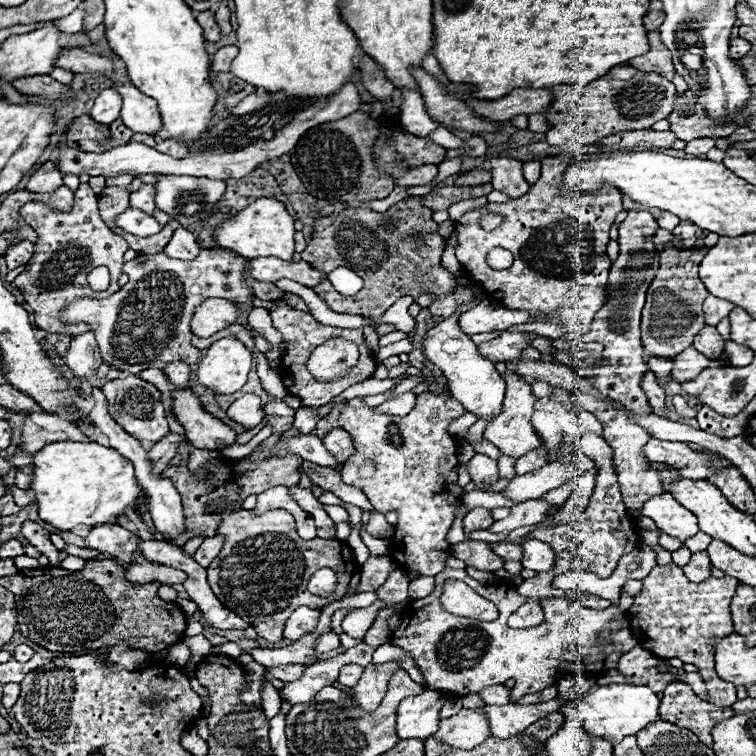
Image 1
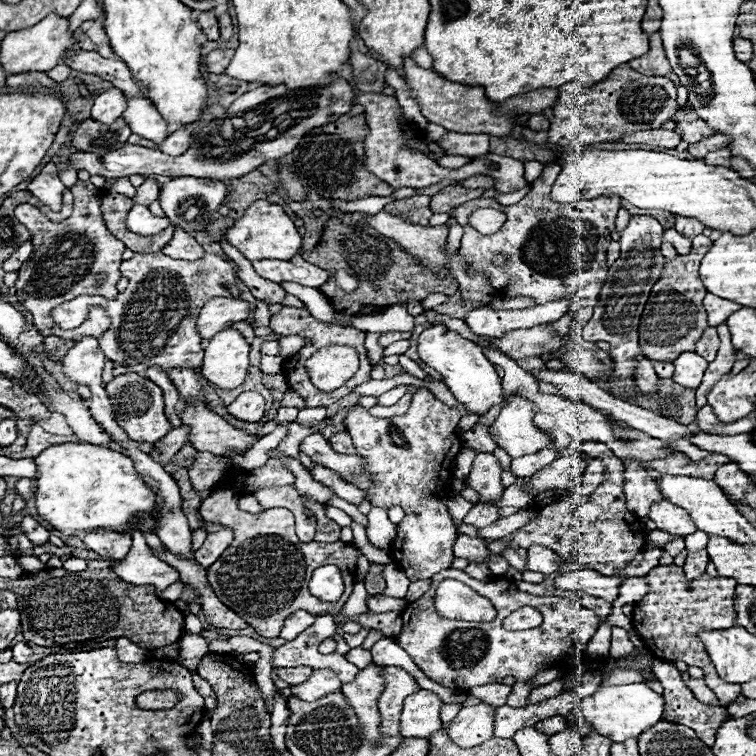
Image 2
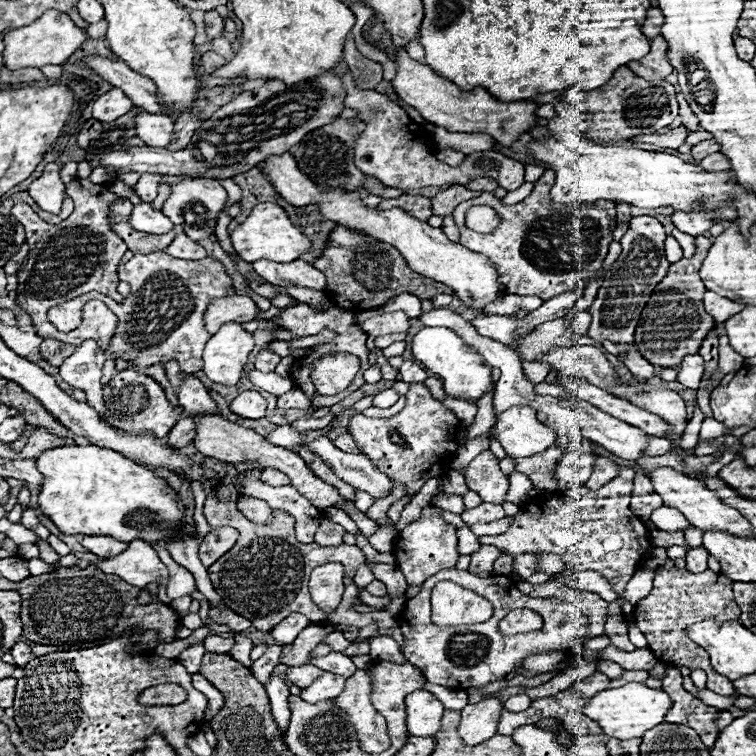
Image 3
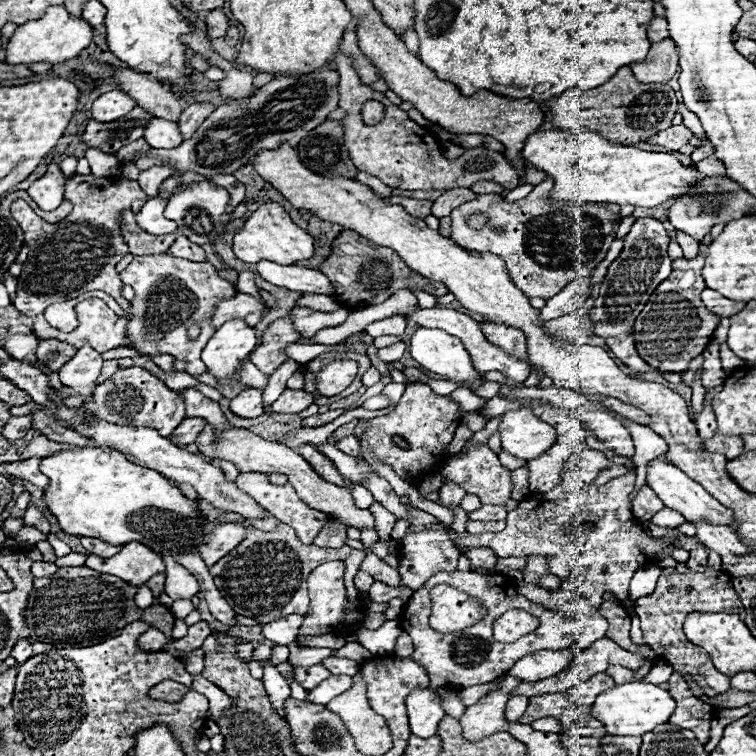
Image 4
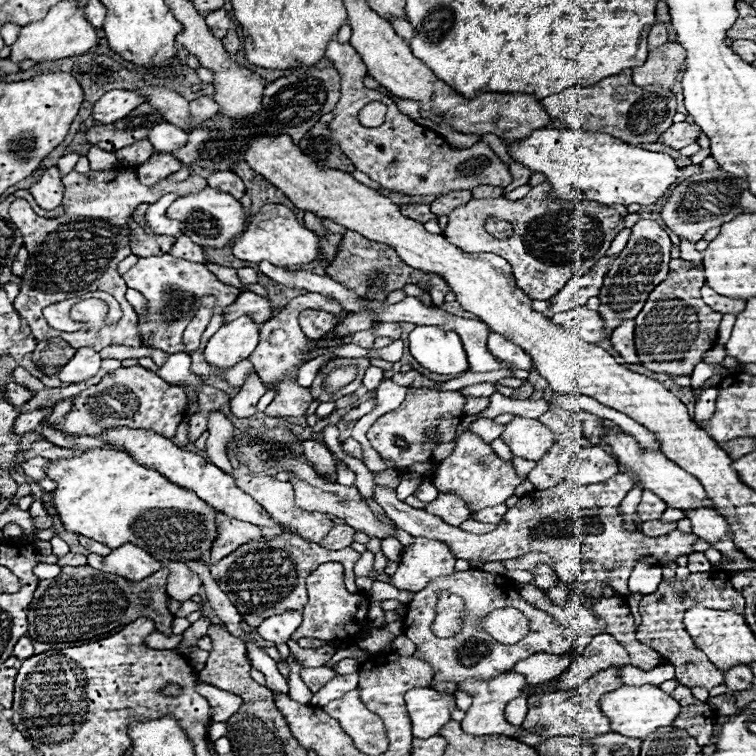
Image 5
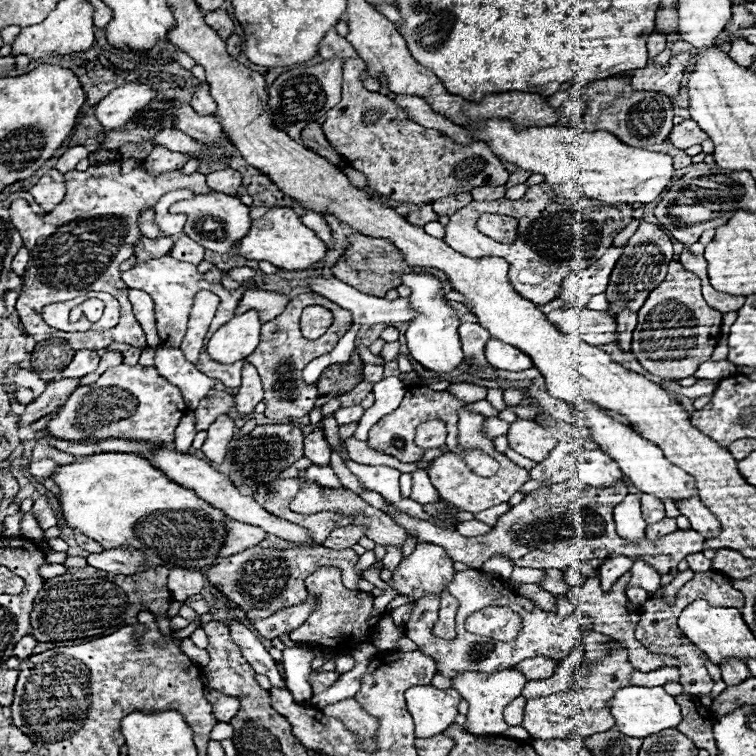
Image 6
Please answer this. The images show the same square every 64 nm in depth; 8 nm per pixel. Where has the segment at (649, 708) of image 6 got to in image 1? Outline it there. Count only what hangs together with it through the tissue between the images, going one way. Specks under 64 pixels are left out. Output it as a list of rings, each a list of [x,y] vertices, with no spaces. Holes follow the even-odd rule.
[[[634,684],[598,686],[576,704],[578,716],[582,720],[582,728],[586,730],[586,734],[592,738],[606,738],[612,744],[618,744],[622,742],[624,736],[634,736],[650,722],[656,722],[658,706],[660,706],[660,700],[648,686],[634,686]]]

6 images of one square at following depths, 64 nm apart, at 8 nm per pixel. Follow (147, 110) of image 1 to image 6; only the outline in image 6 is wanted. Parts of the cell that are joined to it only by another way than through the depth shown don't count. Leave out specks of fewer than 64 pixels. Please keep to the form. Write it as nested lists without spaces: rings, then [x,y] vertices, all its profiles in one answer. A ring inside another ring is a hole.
[[[160,130],[154,140],[156,146],[166,146],[168,150],[182,150],[184,154],[188,152],[208,152],[208,148],[204,144],[198,144],[196,140],[192,140],[188,134],[182,134],[180,130]]]

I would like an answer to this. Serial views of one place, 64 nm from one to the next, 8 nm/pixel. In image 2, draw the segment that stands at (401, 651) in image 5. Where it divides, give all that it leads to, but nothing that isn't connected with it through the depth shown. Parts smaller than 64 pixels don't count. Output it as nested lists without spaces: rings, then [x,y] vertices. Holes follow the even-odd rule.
[[[216,490],[200,506],[204,520],[220,522],[234,532],[234,542],[230,542],[230,548],[226,548],[218,562],[208,568],[208,582],[214,588],[214,594],[264,638],[278,638],[284,620],[300,608],[308,610],[314,616],[326,614],[328,610],[332,616],[338,616],[340,608],[352,592],[358,550],[342,540],[332,544],[316,540],[310,544],[300,542],[294,534],[294,516],[290,510],[270,508],[260,514],[248,514],[238,508],[238,498],[240,496],[234,490]],[[326,564],[342,566],[344,594],[334,604],[318,602],[318,598],[314,598],[306,586],[306,582],[310,582],[310,574],[318,566]],[[384,612],[380,614],[364,614],[364,626],[378,628],[387,637],[396,638],[401,631],[403,620],[400,612]]]

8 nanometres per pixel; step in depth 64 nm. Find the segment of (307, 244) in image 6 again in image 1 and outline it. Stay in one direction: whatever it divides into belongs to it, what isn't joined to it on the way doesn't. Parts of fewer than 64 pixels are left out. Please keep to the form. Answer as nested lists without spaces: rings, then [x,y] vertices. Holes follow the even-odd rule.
[[[258,198],[242,212],[232,216],[230,220],[216,226],[212,238],[220,248],[234,250],[236,254],[252,260],[258,256],[276,256],[282,260],[290,260],[294,254],[294,218],[288,214],[286,206],[276,198]]]

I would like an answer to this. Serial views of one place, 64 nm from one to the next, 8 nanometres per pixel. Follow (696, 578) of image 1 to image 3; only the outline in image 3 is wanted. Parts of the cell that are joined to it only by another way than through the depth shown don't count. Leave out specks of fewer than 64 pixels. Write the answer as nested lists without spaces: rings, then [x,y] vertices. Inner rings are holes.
[[[704,548],[688,550],[688,554],[686,554],[686,570],[690,570],[690,572],[702,572],[702,570],[706,570],[708,556],[710,554]]]

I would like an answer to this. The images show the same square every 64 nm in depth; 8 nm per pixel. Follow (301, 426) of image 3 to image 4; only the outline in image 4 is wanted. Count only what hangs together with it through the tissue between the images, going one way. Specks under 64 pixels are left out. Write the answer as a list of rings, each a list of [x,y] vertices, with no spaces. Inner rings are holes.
[[[338,409],[338,410],[330,410],[326,412],[326,414],[314,414],[314,416],[310,416],[310,418],[304,418],[302,420],[302,426],[324,426],[324,424],[328,424],[328,422],[332,422],[334,418],[338,418],[342,414],[348,412],[350,409]]]

